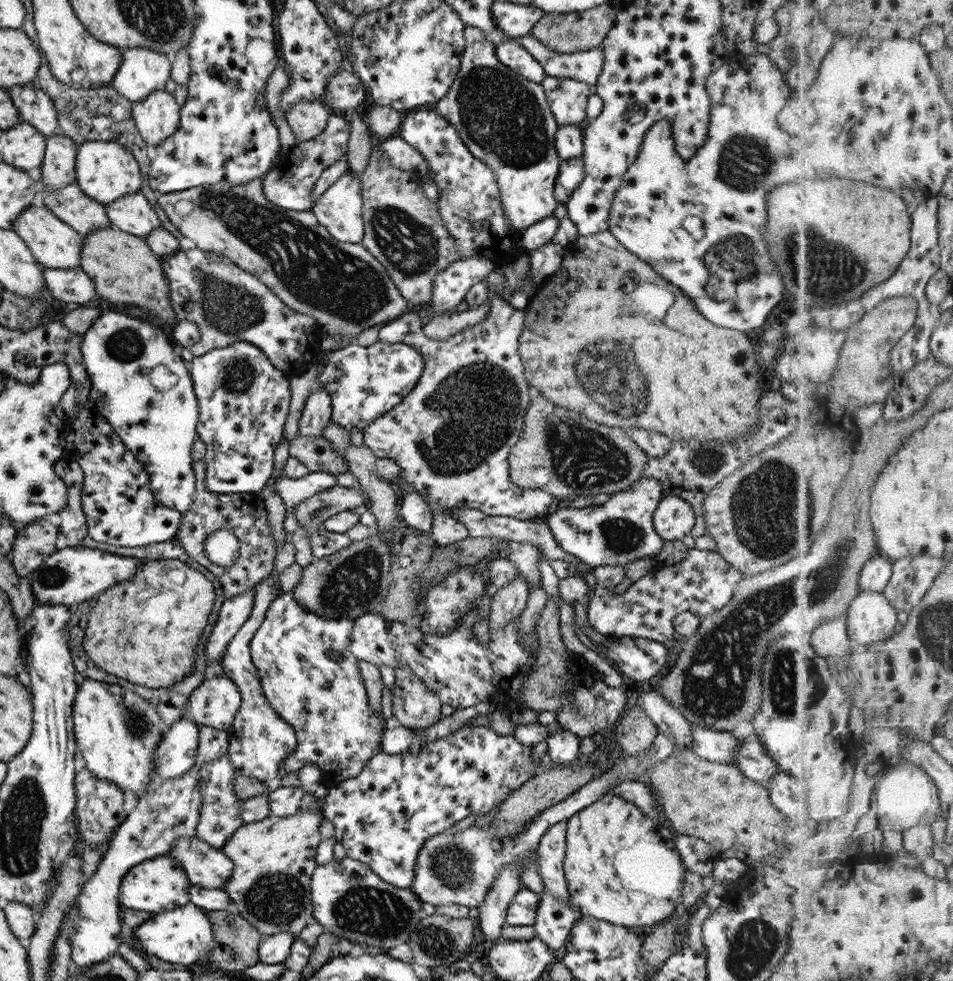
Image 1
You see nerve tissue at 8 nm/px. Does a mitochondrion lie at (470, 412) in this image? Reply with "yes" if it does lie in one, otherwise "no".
yes

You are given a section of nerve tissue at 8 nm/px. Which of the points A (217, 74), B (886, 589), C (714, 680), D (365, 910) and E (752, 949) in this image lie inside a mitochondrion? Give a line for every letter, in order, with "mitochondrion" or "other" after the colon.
A: other
B: other
C: mitochondrion
D: mitochondrion
E: mitochondrion

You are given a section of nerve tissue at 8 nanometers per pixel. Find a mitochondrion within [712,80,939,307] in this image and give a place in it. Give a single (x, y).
(746, 162)

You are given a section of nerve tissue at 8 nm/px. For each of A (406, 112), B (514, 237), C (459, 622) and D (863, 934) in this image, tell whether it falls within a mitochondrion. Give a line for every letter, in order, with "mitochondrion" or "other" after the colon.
A: other
B: other
C: other
D: mitochondrion

